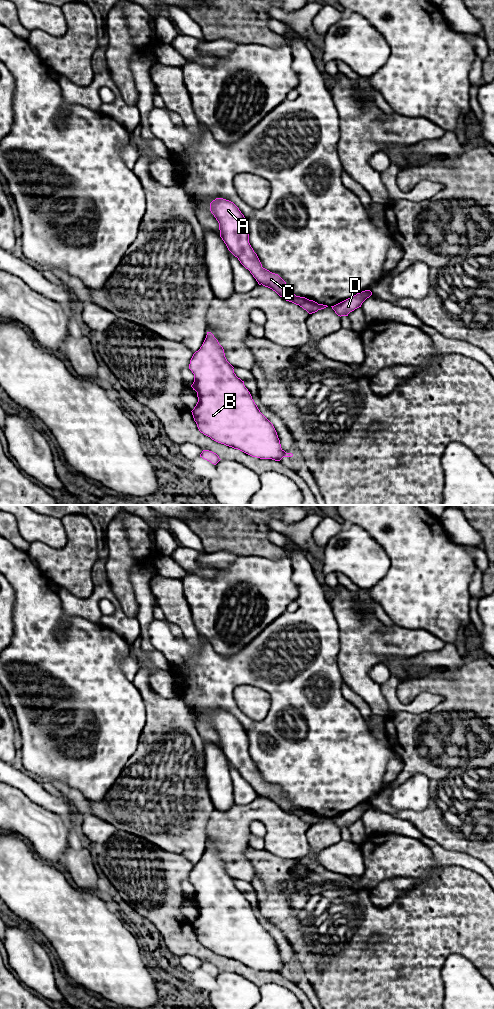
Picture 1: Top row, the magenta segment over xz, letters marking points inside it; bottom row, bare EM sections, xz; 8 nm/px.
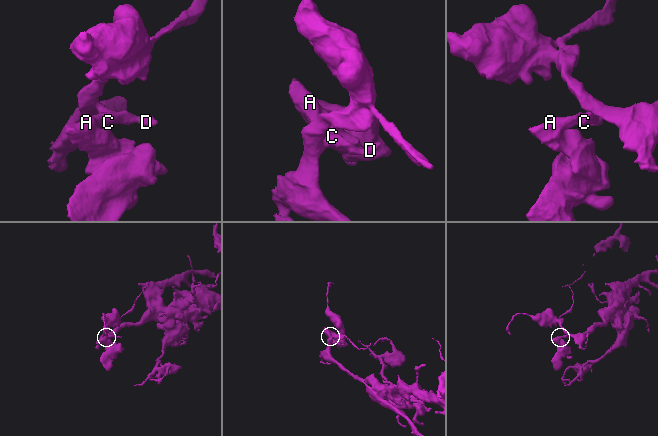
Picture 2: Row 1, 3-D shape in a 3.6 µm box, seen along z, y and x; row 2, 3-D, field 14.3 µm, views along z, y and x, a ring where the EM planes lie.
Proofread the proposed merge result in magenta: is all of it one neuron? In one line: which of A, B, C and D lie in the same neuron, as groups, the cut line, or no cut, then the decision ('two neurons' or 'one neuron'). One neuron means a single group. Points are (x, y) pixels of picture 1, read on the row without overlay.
A B C D | no cut | one neuron

